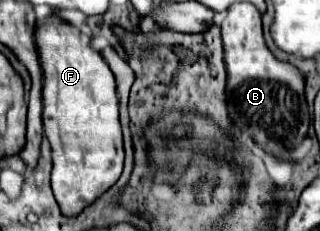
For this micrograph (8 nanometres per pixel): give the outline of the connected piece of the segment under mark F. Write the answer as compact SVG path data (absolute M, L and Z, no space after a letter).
M57 17L45 19L35 31L35 43L43 67L43 125L45 137L53 153L51 187L59 207L65 215L77 215L83 207L91 205L103 191L107 191L123 171L123 139L117 111L115 77L103 57L89 47L89 37L77 27L61 23Z

